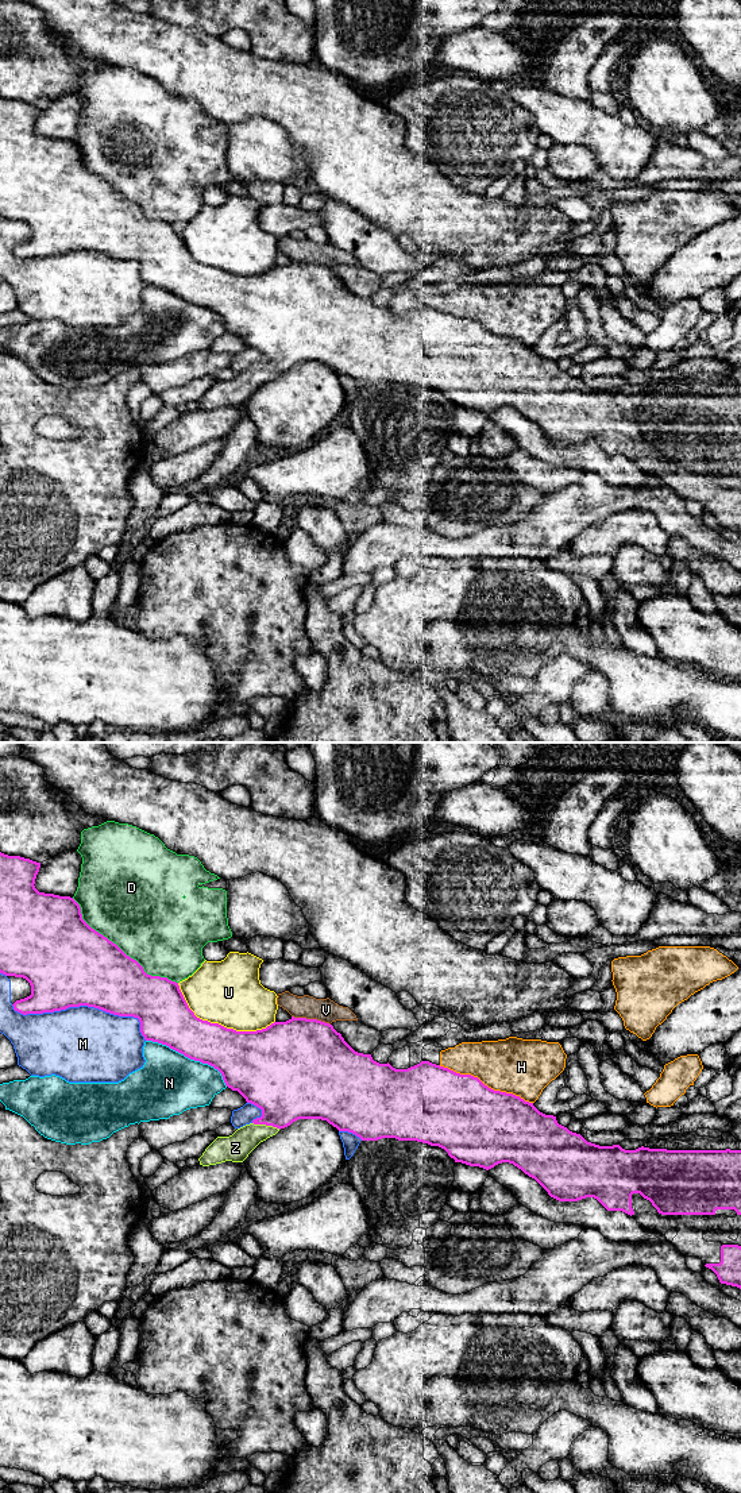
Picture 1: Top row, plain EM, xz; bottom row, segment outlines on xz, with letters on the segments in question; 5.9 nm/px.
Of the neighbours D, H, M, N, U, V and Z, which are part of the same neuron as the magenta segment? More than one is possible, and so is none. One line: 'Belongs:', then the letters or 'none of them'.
Belongs: Z

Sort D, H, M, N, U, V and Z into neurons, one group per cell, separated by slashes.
D / H / M / N / U / V / Z

